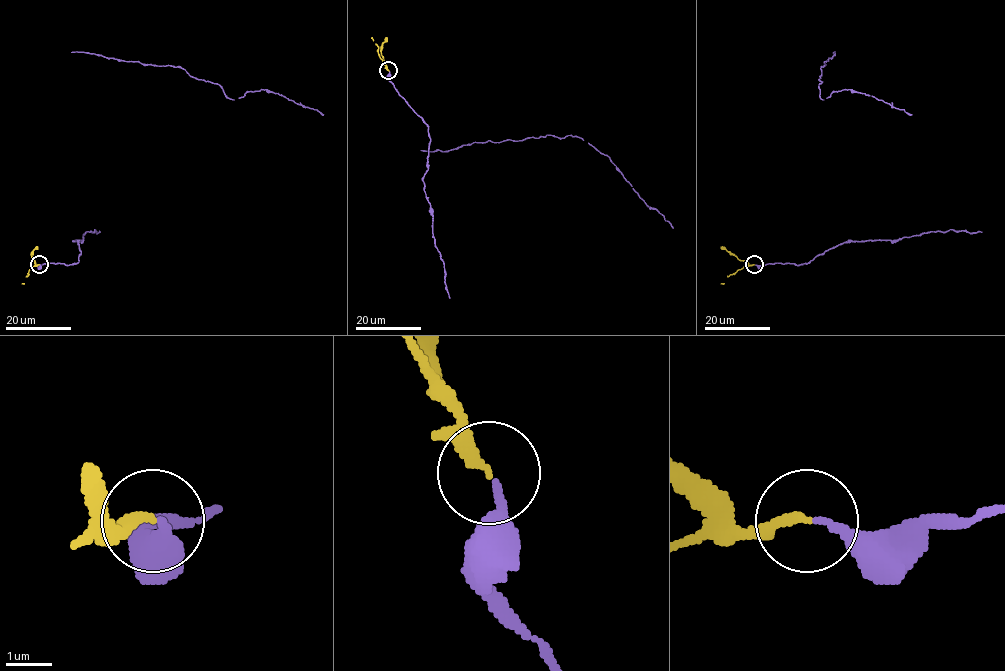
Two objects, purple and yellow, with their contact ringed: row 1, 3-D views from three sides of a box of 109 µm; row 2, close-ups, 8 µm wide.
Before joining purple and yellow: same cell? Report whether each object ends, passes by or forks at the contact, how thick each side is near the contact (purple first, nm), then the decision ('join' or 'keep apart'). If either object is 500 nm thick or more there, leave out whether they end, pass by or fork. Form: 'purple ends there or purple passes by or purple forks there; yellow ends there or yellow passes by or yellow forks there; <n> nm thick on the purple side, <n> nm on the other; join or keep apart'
purple ends there; yellow ends there; 180 nm thick on the purple side, 240 nm on the other; join

